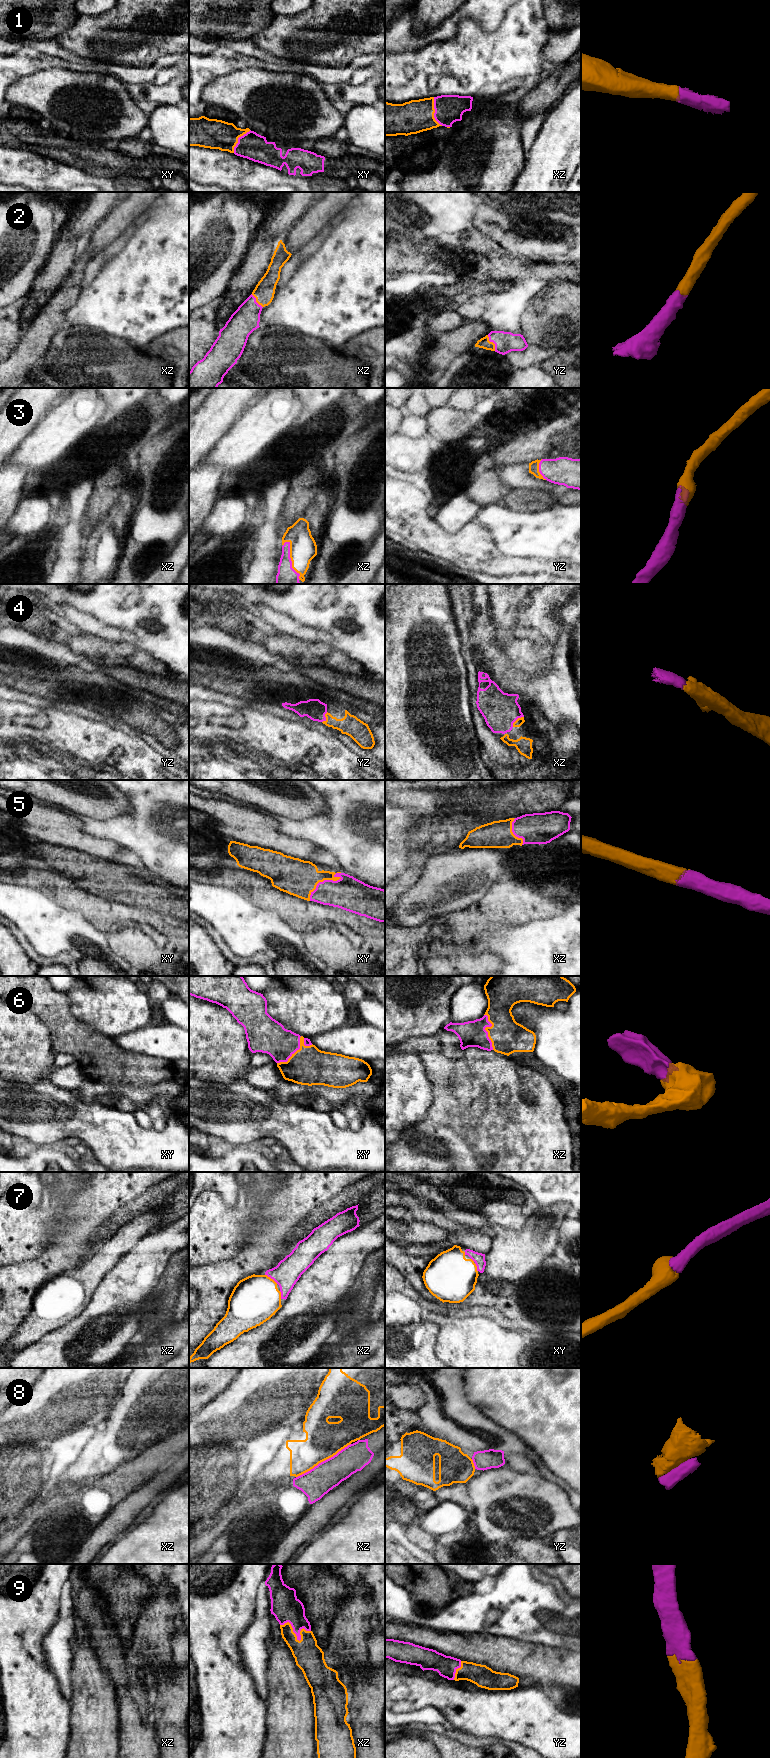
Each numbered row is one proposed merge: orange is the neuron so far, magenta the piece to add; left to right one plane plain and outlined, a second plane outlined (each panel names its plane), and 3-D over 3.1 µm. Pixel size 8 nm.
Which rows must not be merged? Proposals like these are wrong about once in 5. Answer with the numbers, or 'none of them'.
8

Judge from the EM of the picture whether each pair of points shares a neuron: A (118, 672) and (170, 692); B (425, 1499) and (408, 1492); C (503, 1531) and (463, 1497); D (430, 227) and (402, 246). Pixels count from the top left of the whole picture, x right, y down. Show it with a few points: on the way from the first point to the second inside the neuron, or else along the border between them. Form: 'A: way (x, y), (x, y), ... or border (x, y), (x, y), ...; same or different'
A: way (131, 677), (157, 687); same
B: way (421, 1496), (412, 1492); same
C: border (465, 1483), (473, 1506); different
D: border (396, 225), (403, 225), (413, 236), (428, 239); different

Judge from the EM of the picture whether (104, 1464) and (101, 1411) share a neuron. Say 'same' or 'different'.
different

